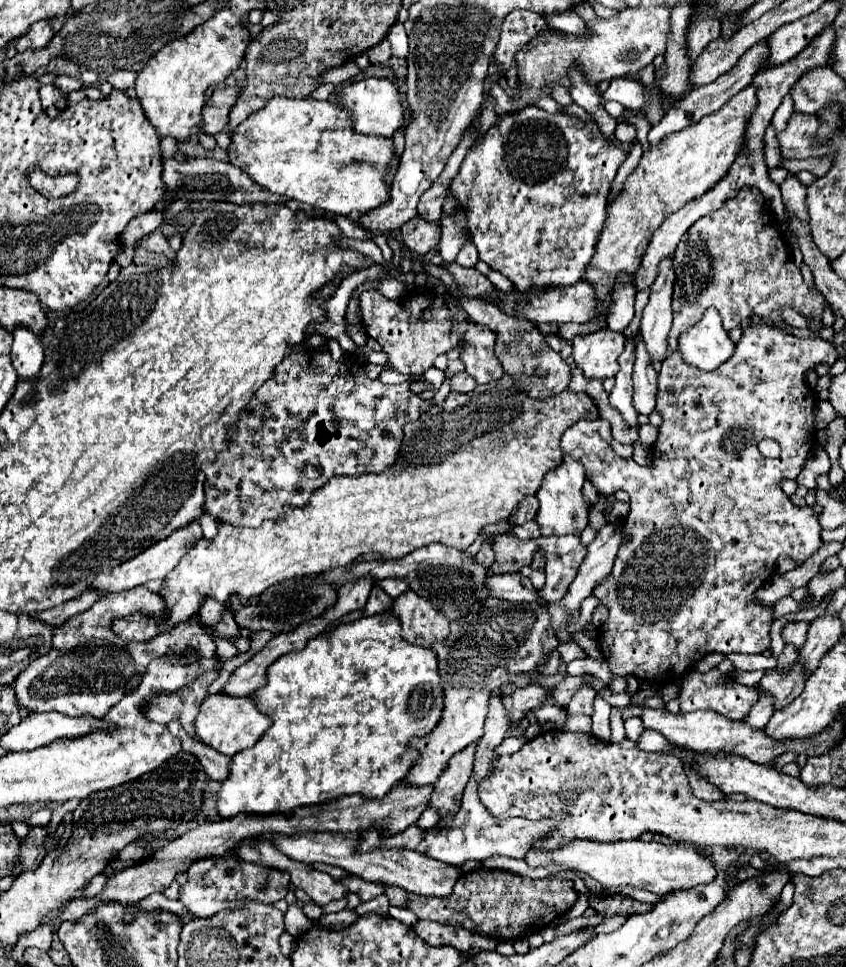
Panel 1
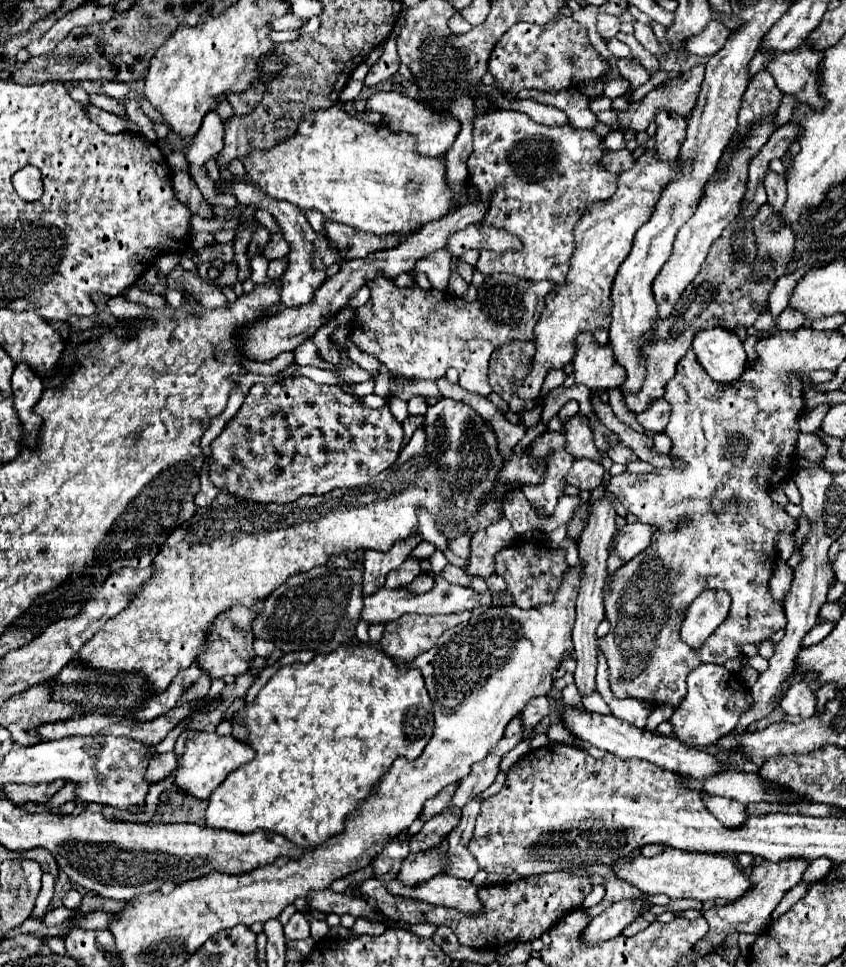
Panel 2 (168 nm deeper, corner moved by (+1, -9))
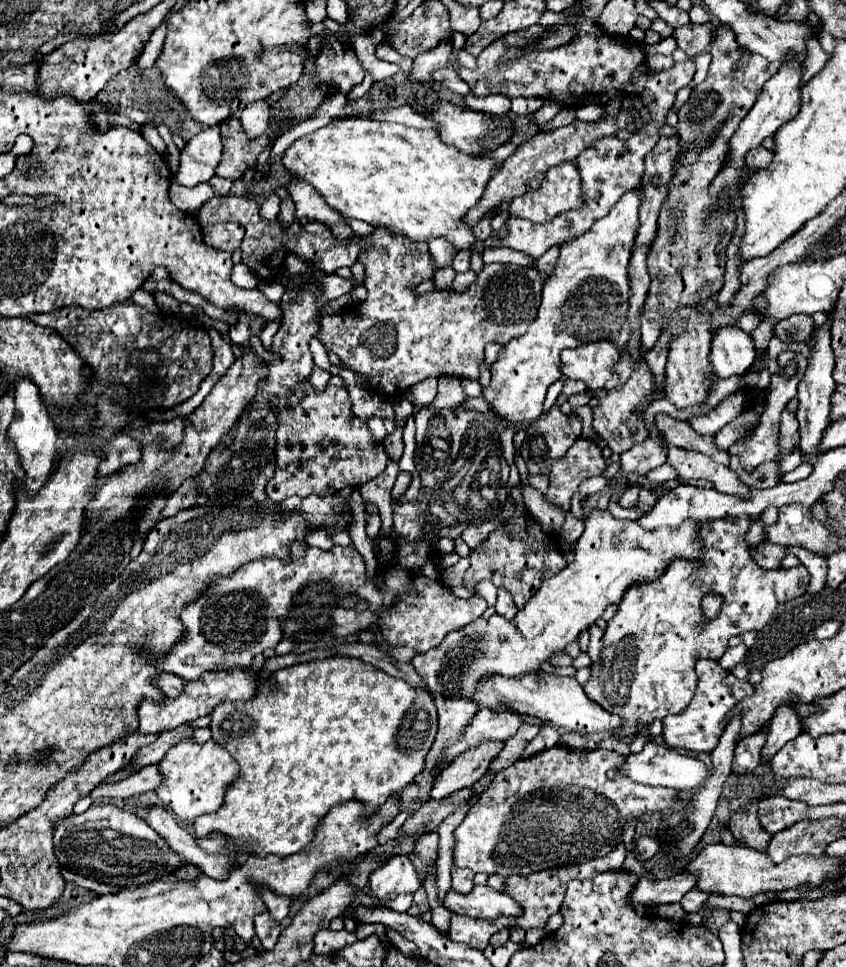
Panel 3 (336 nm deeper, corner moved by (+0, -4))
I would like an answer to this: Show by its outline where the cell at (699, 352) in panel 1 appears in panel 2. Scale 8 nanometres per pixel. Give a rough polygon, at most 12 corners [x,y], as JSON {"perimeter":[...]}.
{"perimeter":[[730,330],[696,334],[692,350],[716,382],[746,370],[742,340]]}

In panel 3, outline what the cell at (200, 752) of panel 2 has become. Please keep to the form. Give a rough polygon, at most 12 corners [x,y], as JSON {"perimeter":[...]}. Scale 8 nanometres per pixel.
{"perimeter":[[183,739],[159,763],[177,819],[215,813],[239,773],[219,743]]}

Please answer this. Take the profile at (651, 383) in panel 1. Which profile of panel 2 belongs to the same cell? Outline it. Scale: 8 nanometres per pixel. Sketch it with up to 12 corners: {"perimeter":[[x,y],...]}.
{"perimeter":[[664,398],[654,402],[638,422],[648,432],[662,434],[670,406]]}

